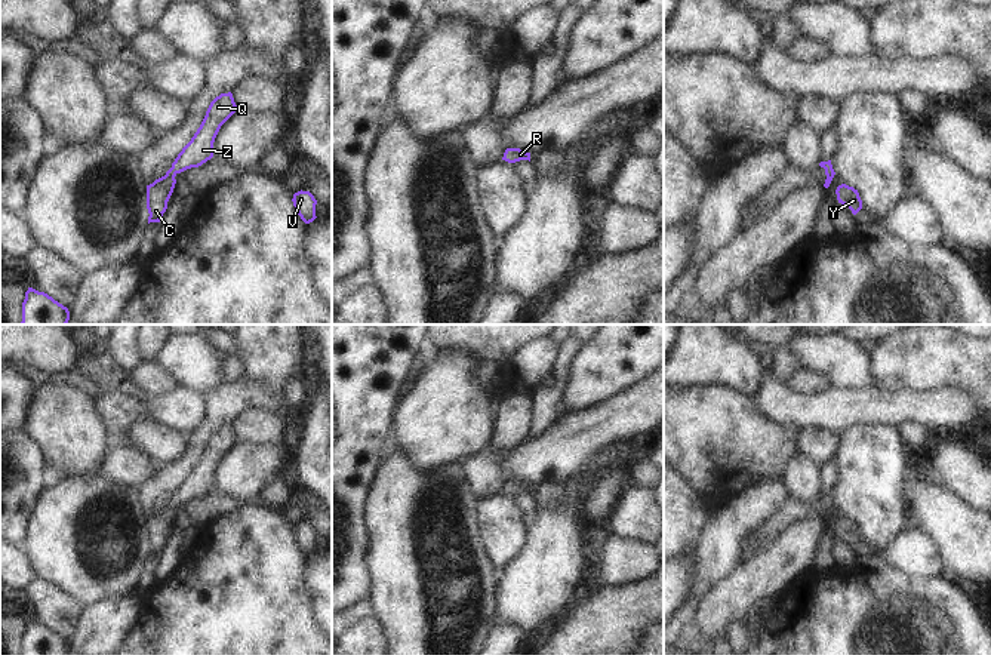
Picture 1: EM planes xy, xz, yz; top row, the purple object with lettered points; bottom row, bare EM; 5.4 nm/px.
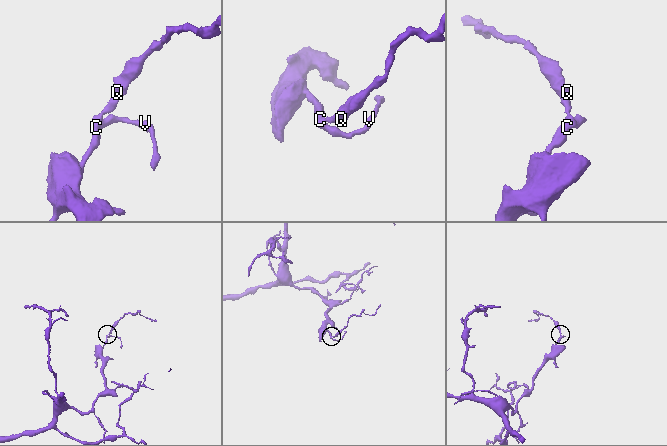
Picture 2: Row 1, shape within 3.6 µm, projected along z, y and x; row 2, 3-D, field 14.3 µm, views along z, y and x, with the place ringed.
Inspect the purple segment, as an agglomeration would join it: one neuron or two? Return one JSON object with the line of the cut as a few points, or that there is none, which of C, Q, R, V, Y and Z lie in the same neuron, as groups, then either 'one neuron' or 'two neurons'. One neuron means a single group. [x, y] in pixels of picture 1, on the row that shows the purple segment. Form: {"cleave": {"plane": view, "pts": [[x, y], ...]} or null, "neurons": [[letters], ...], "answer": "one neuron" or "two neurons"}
{"cleave": null, "neurons": [["C", "Q", "R", "V", "Y", "Z"]], "answer": "one neuron"}

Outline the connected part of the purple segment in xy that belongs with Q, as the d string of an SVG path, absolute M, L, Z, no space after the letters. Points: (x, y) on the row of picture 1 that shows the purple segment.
M221 93L216 96L206 116L191 138L191 141L178 154L172 167L164 176L147 185L147 209L148 224L160 222L167 209L167 202L173 193L176 179L175 176L187 169L198 167L213 157L213 142L221 126L237 111L233 93Z

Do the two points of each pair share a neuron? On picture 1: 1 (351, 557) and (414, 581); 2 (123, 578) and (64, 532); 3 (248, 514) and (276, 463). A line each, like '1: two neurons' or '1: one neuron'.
1: two neurons
2: one neuron
3: two neurons

